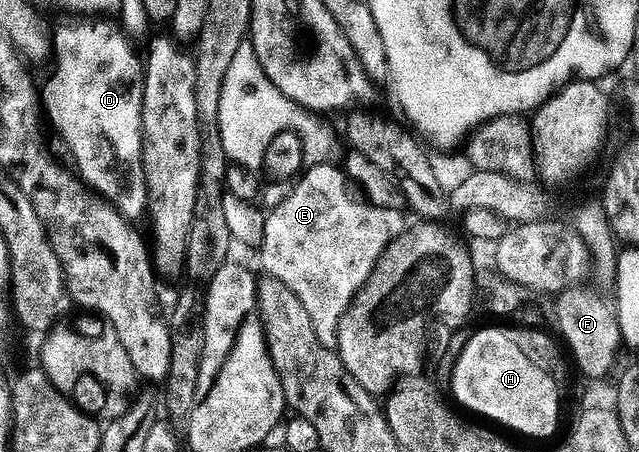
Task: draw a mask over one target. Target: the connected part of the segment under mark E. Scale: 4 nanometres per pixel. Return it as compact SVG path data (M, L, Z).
M335 163L304 168L292 189L264 216L263 241L257 247L264 270L301 299L317 339L330 349L336 348L339 320L356 290L388 242L405 227L398 208L386 209L355 198L347 193L347 185L344 170Z

